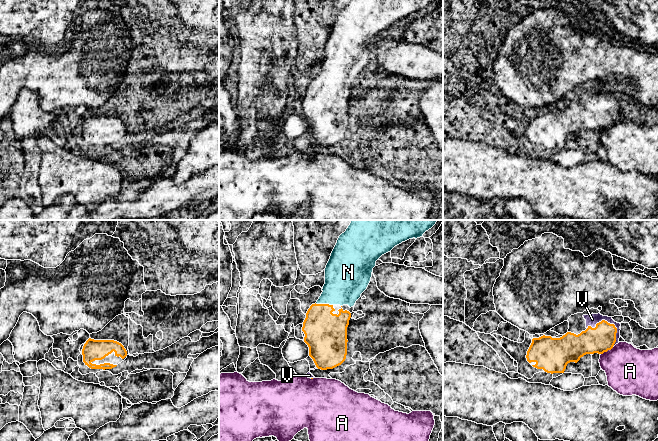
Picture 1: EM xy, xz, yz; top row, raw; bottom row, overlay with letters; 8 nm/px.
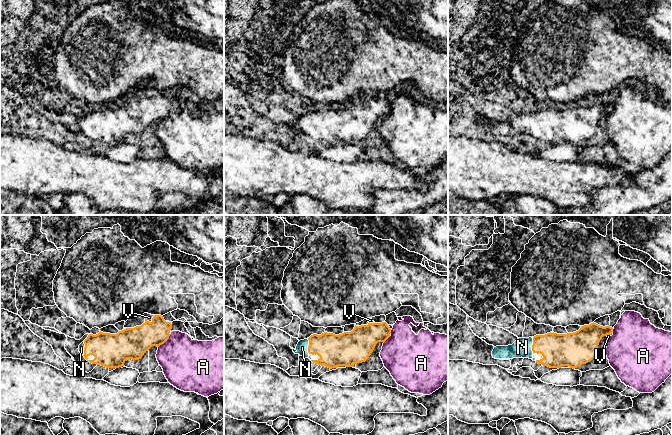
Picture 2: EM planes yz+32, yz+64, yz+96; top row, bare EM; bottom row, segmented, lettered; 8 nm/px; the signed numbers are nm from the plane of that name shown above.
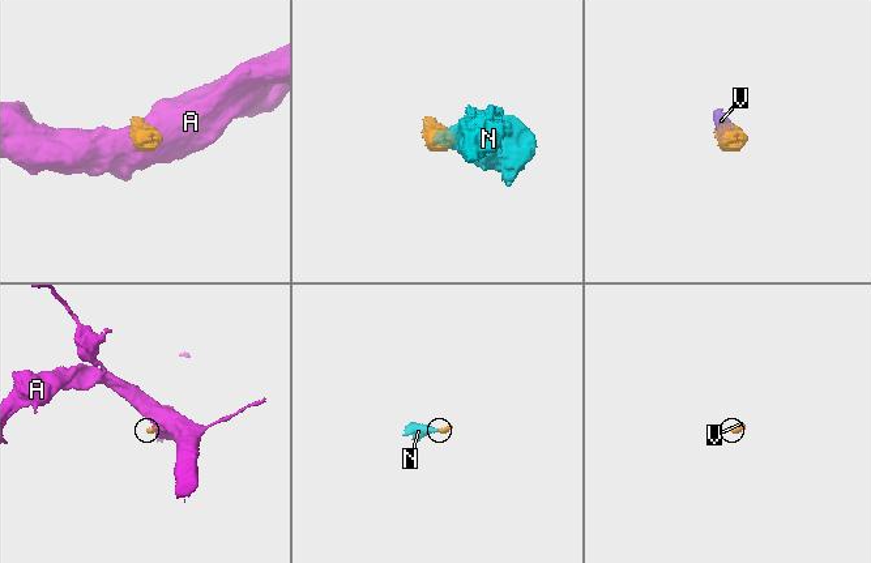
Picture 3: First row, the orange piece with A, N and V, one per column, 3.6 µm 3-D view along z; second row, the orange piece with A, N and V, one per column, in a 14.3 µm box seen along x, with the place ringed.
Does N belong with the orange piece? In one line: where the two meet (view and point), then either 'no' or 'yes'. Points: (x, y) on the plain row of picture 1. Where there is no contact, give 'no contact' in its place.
contact xz (324, 80); yes

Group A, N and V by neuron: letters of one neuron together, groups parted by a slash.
A / N V

